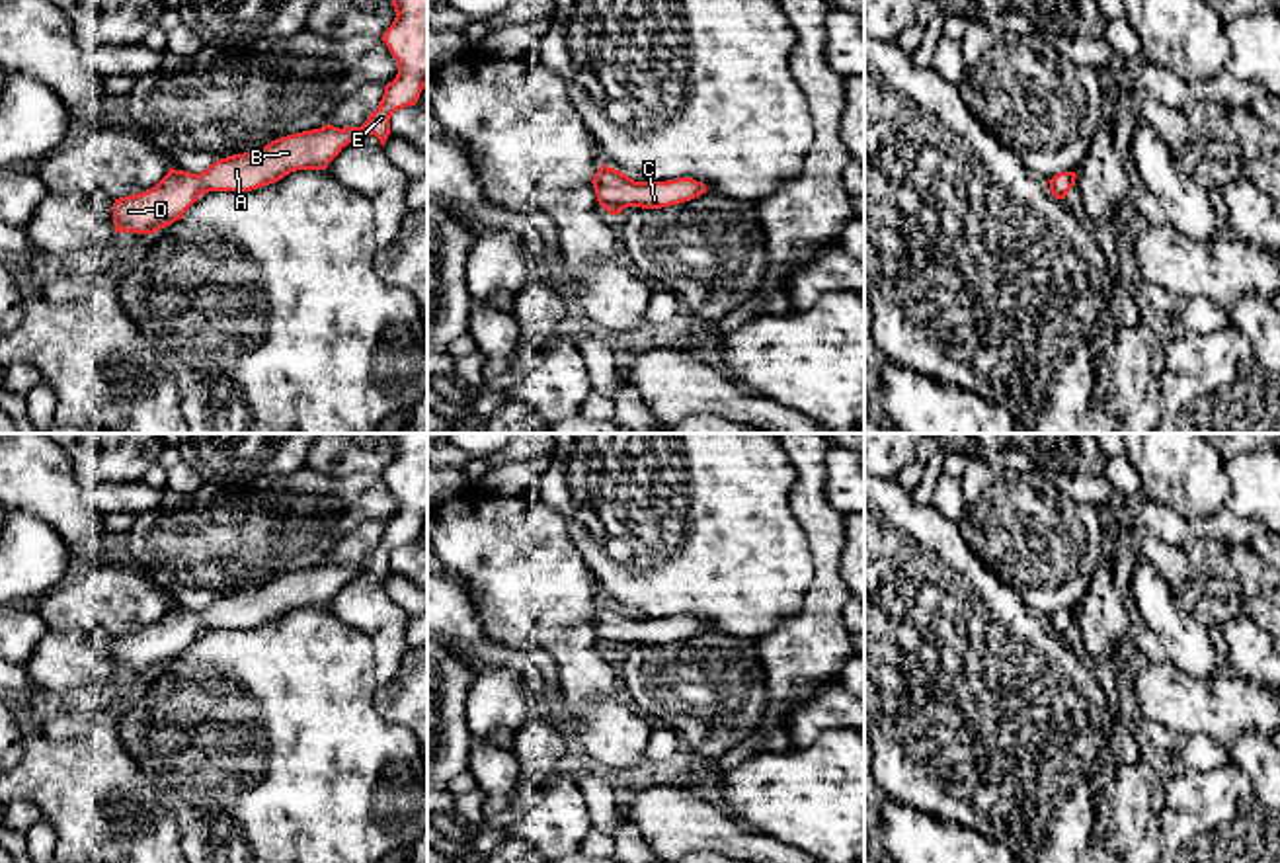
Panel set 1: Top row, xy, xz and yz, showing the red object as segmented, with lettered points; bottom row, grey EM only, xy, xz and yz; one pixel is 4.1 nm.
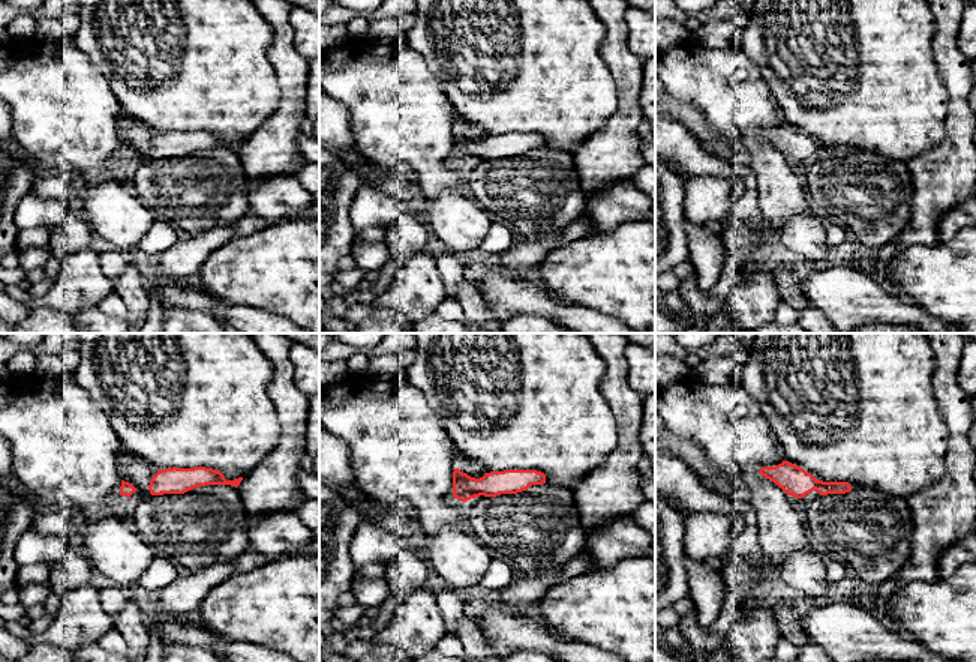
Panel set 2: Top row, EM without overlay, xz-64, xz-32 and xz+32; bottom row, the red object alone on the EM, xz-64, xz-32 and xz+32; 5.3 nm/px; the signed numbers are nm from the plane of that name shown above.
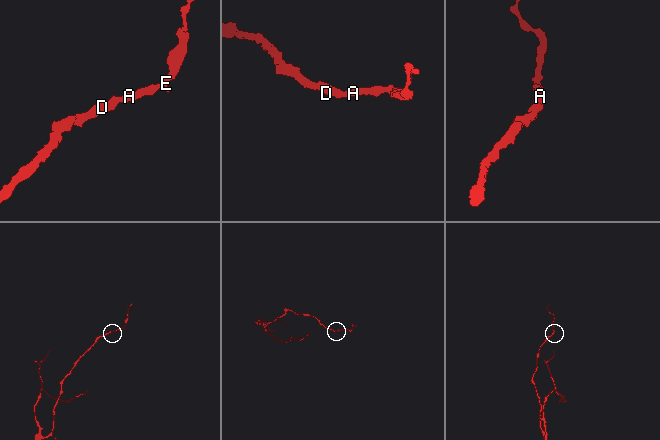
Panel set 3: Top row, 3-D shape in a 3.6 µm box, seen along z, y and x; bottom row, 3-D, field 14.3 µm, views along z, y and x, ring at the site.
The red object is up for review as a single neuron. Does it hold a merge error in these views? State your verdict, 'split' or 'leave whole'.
leave whole

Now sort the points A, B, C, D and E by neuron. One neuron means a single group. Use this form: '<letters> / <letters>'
A B C D E

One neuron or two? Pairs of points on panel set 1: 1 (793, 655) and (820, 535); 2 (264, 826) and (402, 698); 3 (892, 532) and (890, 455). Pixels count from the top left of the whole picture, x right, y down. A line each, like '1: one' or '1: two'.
1: one
2: two
3: two

